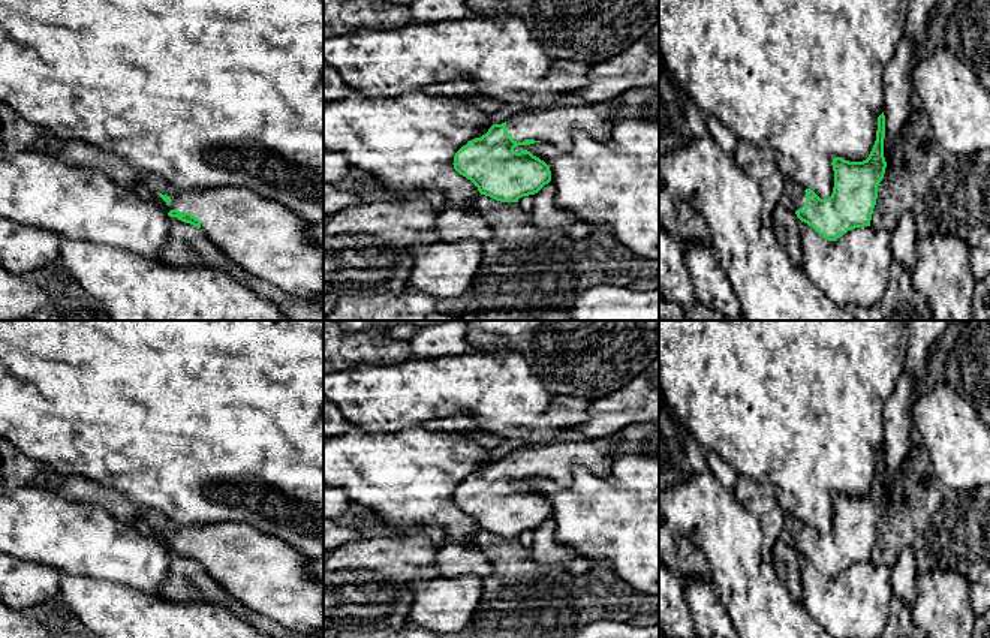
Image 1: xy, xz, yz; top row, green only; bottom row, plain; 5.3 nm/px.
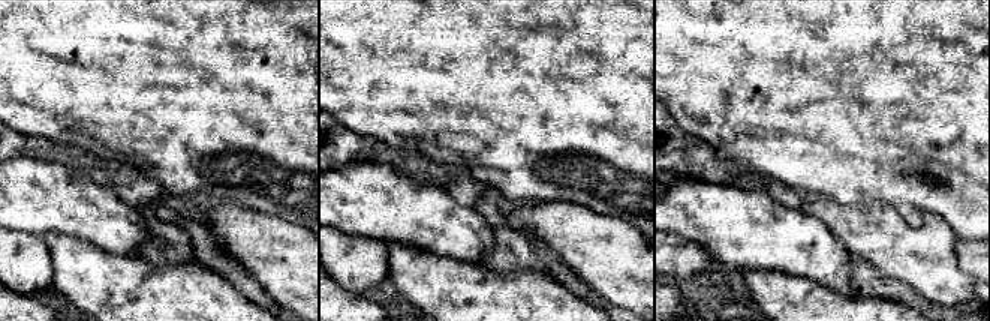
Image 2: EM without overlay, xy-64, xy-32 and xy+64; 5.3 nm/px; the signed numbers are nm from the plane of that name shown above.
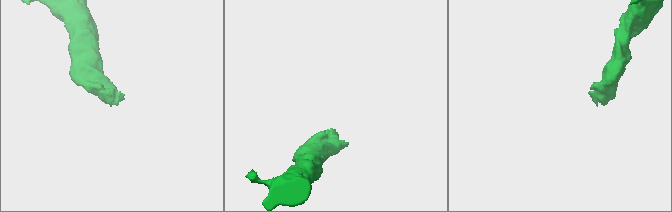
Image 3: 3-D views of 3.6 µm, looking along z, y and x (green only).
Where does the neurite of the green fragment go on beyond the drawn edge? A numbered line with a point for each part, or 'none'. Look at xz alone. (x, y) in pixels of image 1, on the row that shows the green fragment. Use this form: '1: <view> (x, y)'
1: xz (554, 126)

